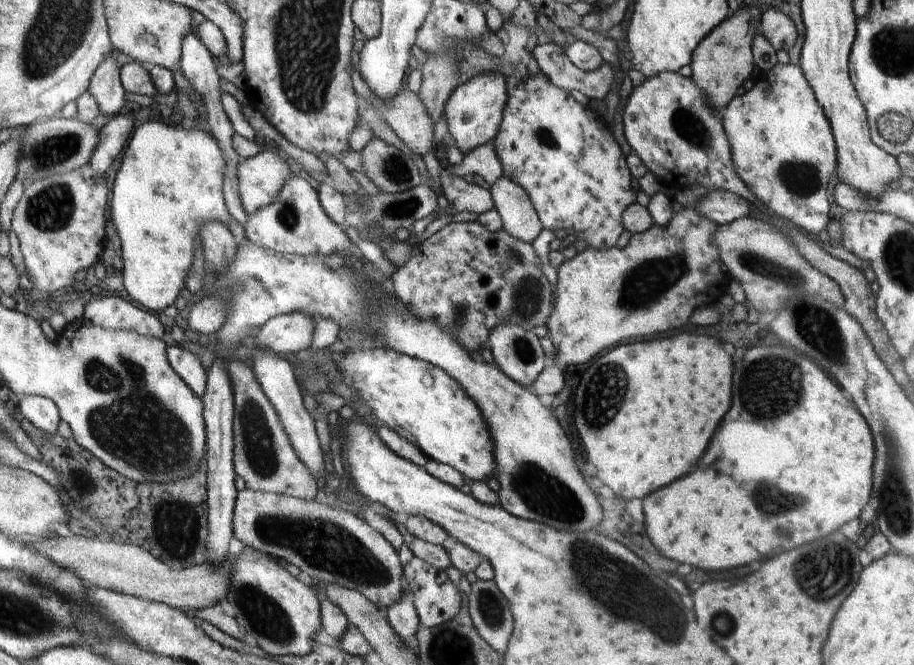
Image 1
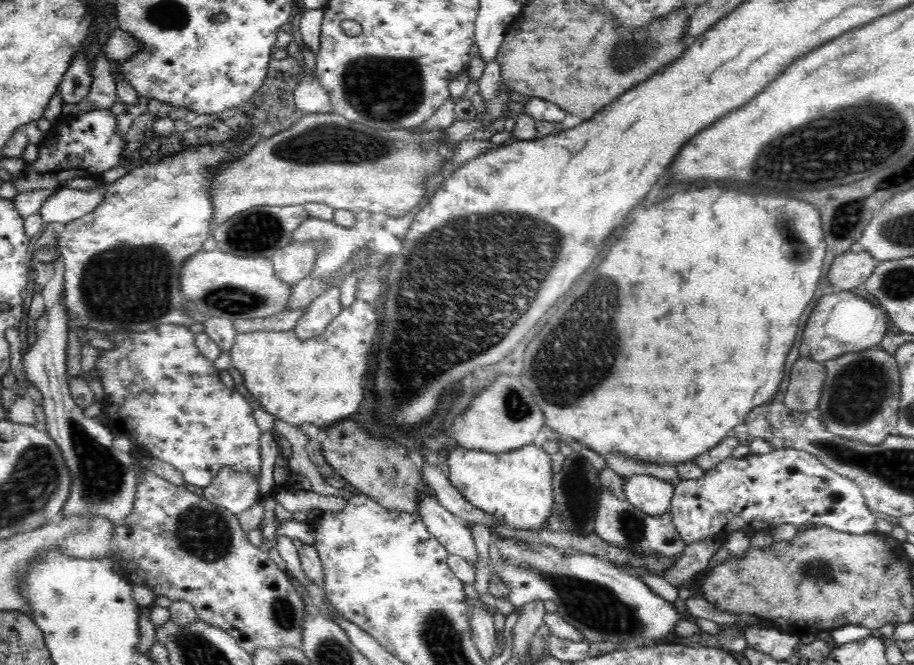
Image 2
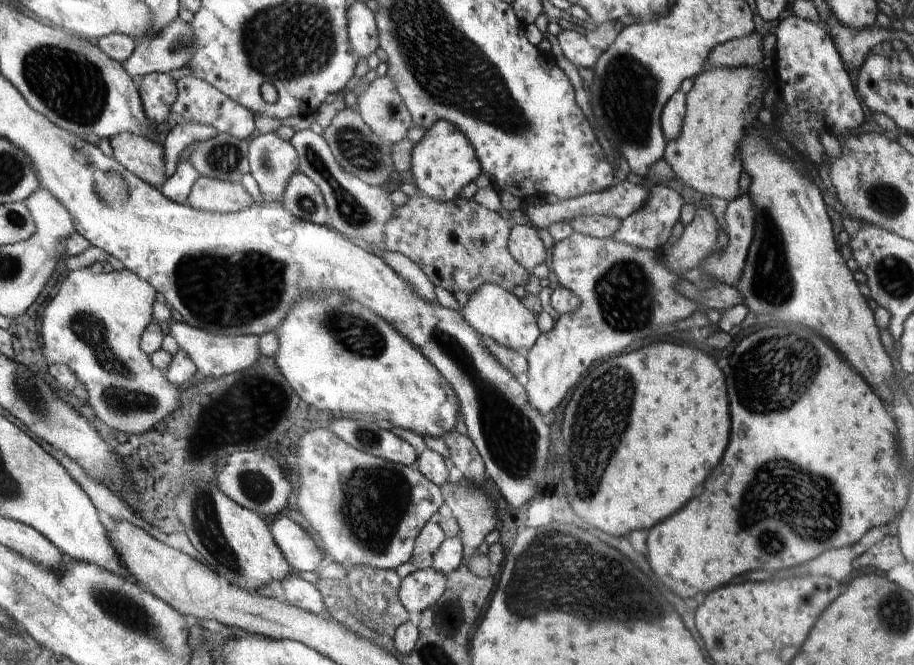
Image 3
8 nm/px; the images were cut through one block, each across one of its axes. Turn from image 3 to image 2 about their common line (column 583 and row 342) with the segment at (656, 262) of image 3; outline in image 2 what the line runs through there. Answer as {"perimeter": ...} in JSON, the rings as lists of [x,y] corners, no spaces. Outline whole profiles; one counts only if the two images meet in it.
{"perimeter":[[[355,300],[340,311],[321,335],[308,340],[300,340],[293,330],[238,333],[230,350],[230,366],[240,371],[244,386],[261,408],[280,420],[294,426],[304,423],[317,427],[337,424],[350,418],[364,398],[364,384],[372,375],[370,364],[373,363],[374,340],[380,332],[380,320],[373,303]]]}

